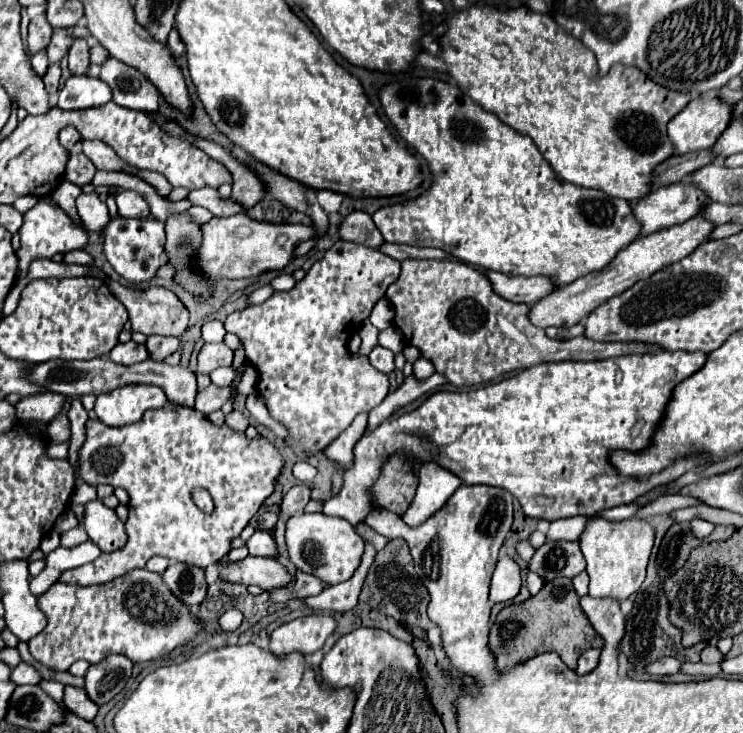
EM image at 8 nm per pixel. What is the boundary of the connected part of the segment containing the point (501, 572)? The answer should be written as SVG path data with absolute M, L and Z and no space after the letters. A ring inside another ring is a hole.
M509 556L499 558L497 568L493 572L493 578L491 578L489 602L493 602L493 604L509 602L519 594L519 590L521 590L521 568L519 568L519 564Z

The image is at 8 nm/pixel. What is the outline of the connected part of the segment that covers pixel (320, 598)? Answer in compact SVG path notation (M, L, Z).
M365 543L359 570L351 580L347 580L343 584L337 584L337 586L329 586L329 588L325 588L321 594L317 594L313 598L303 598L303 604L307 608L325 610L325 612L329 612L329 610L347 612L347 610L355 608L359 592L361 592L361 586L363 586L363 580L365 580L369 568L374 562L375 555L376 550L374 547L369 543Z

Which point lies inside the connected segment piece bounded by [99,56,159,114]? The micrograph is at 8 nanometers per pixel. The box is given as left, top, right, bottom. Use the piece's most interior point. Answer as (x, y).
(129, 89)

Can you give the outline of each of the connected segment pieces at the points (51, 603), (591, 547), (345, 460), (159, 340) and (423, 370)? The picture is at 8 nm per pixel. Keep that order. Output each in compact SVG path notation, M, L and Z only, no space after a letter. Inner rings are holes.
M145 568L107 584L71 586L57 582L39 596L39 608L47 614L47 628L29 640L29 650L35 660L51 670L69 670L81 658L97 664L109 654L123 654L133 662L155 660L187 644L201 630L189 608L167 592L161 576Z
M591 516L591 520L585 524L585 530L579 536L579 546L587 562L587 574L591 578L589 594L595 598L611 596L623 600L637 592L641 582L645 580L645 568L653 548L653 538L655 528L647 520L627 518L613 522L601 516Z
M361 412L355 416L351 426L341 432L321 454L333 462L338 462L344 466L344 471L353 466L353 446L362 436L367 428L367 412Z
M149 336L145 342L145 348L149 352L149 358L155 362L163 362L167 356L171 356L175 350L179 350L179 338L165 338L165 336Z
M419 358L419 360L413 364L413 378L415 378L415 380L425 380L425 378L429 378L433 372L435 372L435 368L433 368L431 360L427 360L427 358Z

